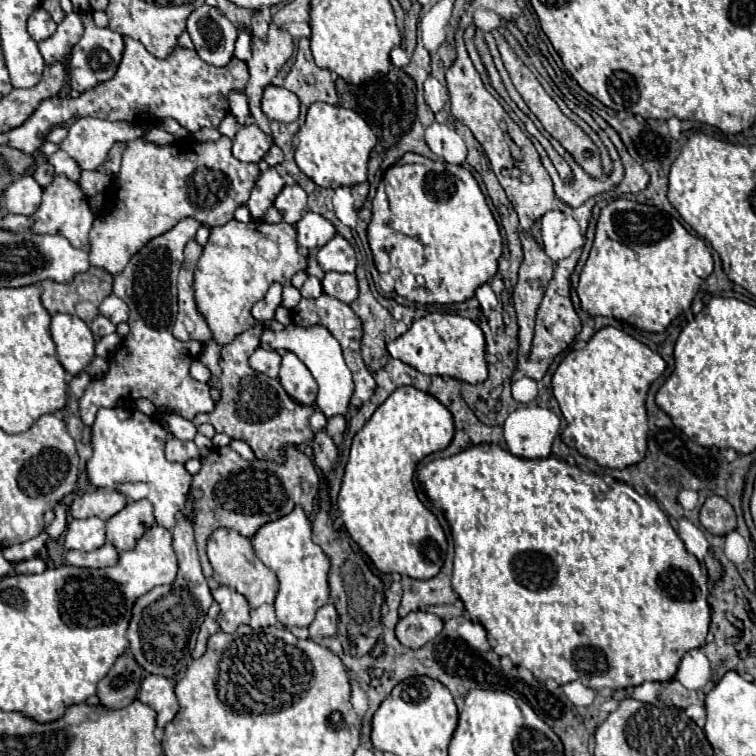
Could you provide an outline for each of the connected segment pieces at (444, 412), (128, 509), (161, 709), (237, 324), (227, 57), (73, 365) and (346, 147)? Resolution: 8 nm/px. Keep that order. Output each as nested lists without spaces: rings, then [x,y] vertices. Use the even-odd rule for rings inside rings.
[[[402,386],[394,390],[386,402],[378,406],[372,418],[356,432],[350,448],[350,458],[344,470],[344,480],[338,496],[338,510],[342,512],[344,528],[354,542],[370,556],[380,572],[398,572],[416,580],[428,580],[436,576],[446,558],[446,536],[438,518],[420,502],[414,488],[416,464],[436,452],[444,450],[454,438],[454,420],[450,410],[438,402],[432,394],[426,394],[414,386]]]
[[[148,500],[128,502],[106,522],[106,538],[116,546],[118,552],[126,552],[136,546],[136,542],[154,522],[152,504]]]
[[[148,674],[142,680],[138,700],[148,704],[150,708],[156,710],[156,736],[160,738],[164,726],[176,716],[178,708],[178,698],[174,694],[174,680],[158,676],[158,674]]]
[[[230,220],[220,228],[210,228],[210,238],[194,272],[194,298],[198,310],[206,316],[212,336],[220,344],[228,344],[240,332],[254,326],[250,310],[260,298],[264,298],[270,284],[290,284],[292,276],[300,270],[306,270],[306,256],[302,256],[298,250],[296,230],[286,222],[266,224],[262,220],[252,220],[248,224],[242,224],[238,220]],[[262,238],[274,242],[274,256],[264,256],[258,250],[258,242]]]
[[[208,4],[196,8],[186,22],[186,32],[200,58],[210,66],[220,68],[232,60],[238,30],[218,8]]]
[[[54,314],[50,330],[60,364],[68,374],[78,376],[94,358],[96,342],[90,328],[76,316]]]
[[[314,102],[308,108],[304,126],[294,136],[294,154],[298,168],[322,188],[340,188],[366,182],[368,156],[378,138],[370,126],[354,112],[326,102]]]

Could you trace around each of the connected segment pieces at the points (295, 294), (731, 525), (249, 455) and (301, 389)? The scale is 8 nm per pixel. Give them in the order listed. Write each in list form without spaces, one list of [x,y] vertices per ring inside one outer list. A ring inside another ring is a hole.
[[[284,286],[284,292],[282,292],[282,302],[280,306],[284,306],[286,310],[292,310],[298,302],[300,302],[300,292],[294,288],[294,286]]]
[[[710,496],[700,508],[700,524],[714,536],[724,536],[736,528],[736,514],[722,496]]]
[[[232,440],[232,444],[230,444],[230,448],[234,450],[234,452],[238,452],[244,460],[256,460],[256,456],[254,456],[254,452],[252,452],[252,448],[244,442],[244,440]]]
[[[292,352],[282,354],[282,366],[280,366],[278,380],[284,386],[284,390],[300,404],[306,404],[306,406],[314,404],[316,380],[312,378],[310,370],[296,358],[296,354]]]

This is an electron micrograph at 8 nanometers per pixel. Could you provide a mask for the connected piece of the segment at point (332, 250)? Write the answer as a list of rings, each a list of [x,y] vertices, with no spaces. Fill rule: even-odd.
[[[336,234],[326,246],[318,250],[318,264],[324,272],[354,272],[356,256],[346,238]]]

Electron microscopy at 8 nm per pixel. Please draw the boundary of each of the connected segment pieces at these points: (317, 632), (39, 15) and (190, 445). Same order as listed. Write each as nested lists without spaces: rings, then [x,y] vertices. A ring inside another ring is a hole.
[[[326,604],[316,612],[314,622],[310,624],[310,638],[326,638],[336,636],[338,632],[338,612],[334,604]]]
[[[38,8],[30,18],[28,18],[28,32],[30,36],[40,42],[50,38],[56,32],[56,22],[50,18],[50,14],[44,8]]]
[[[172,438],[166,442],[166,458],[168,462],[188,462],[190,458],[198,458],[198,448],[194,442],[184,442],[178,438]]]

